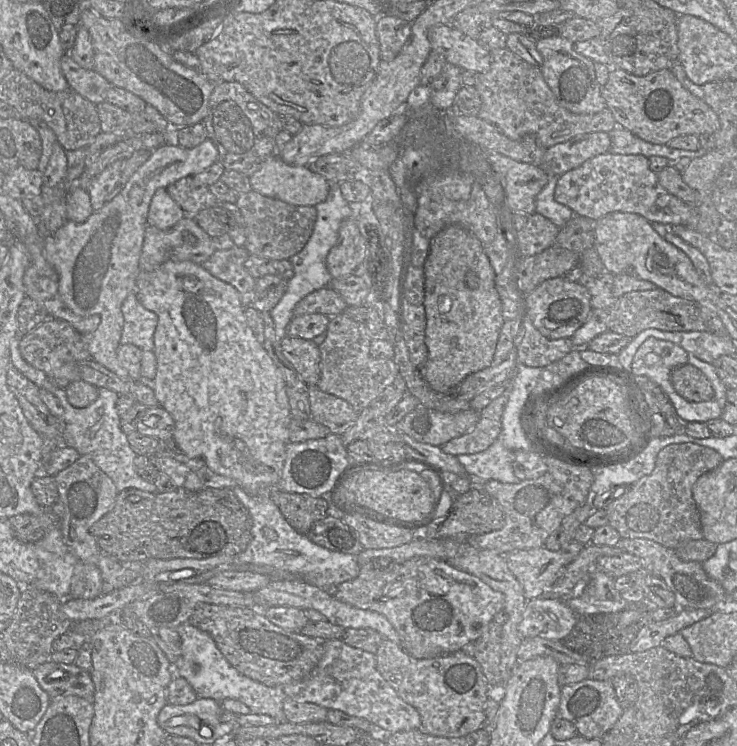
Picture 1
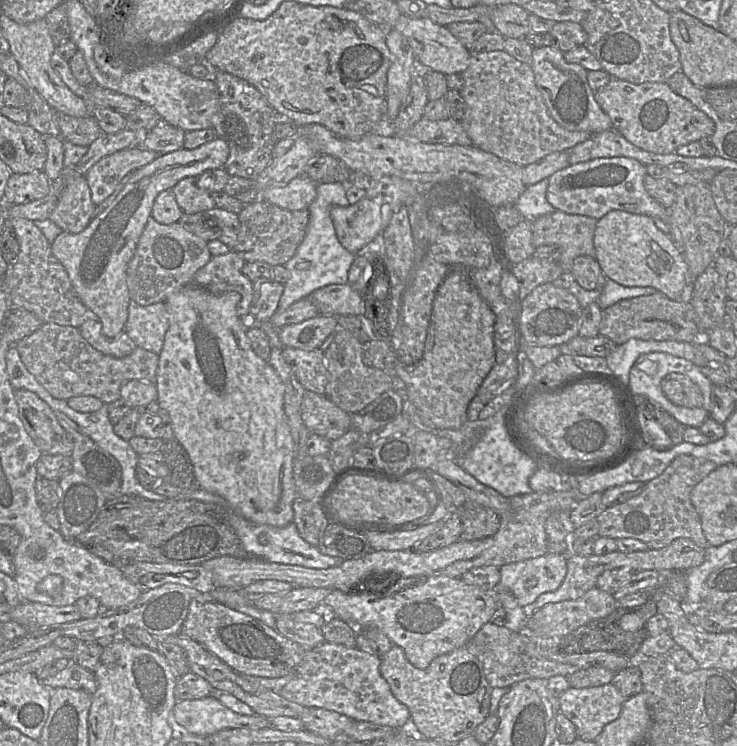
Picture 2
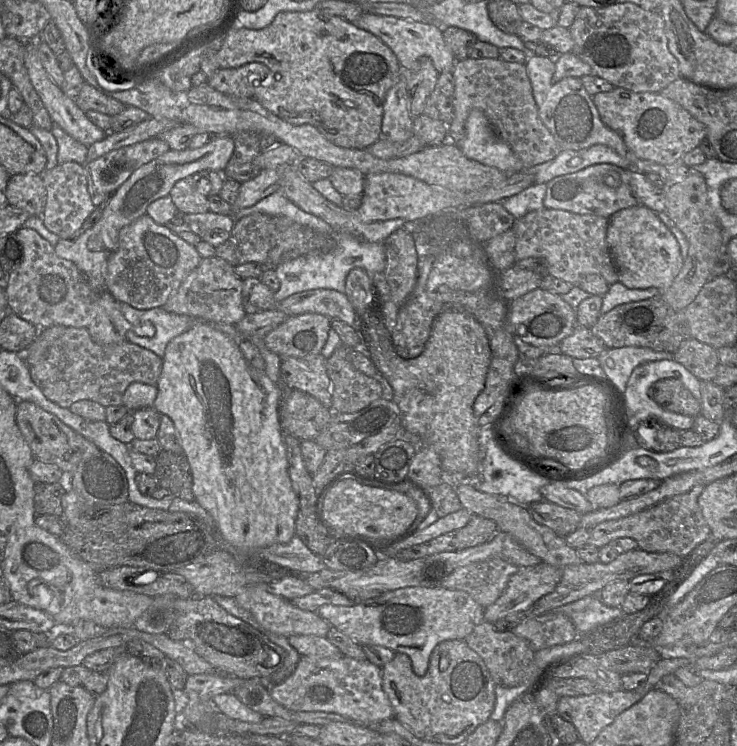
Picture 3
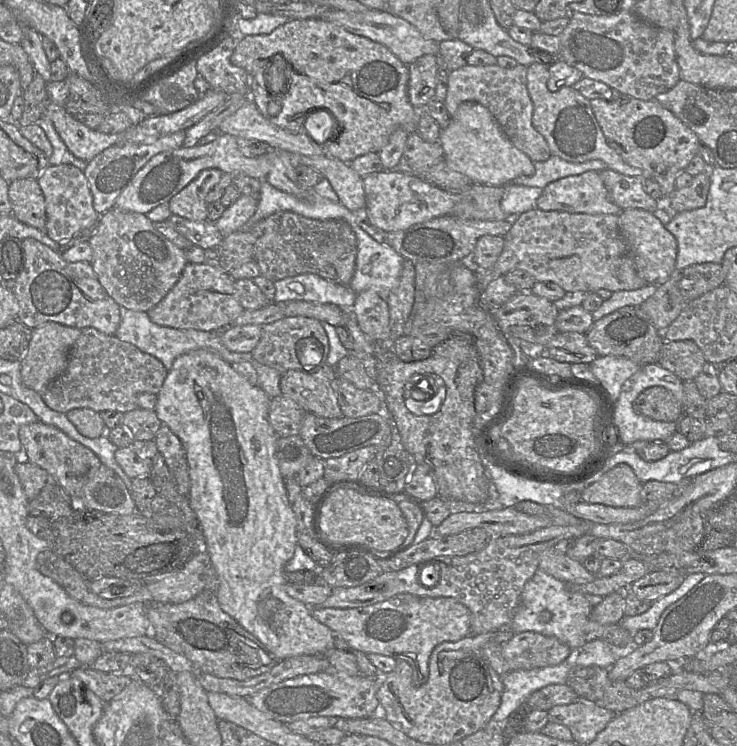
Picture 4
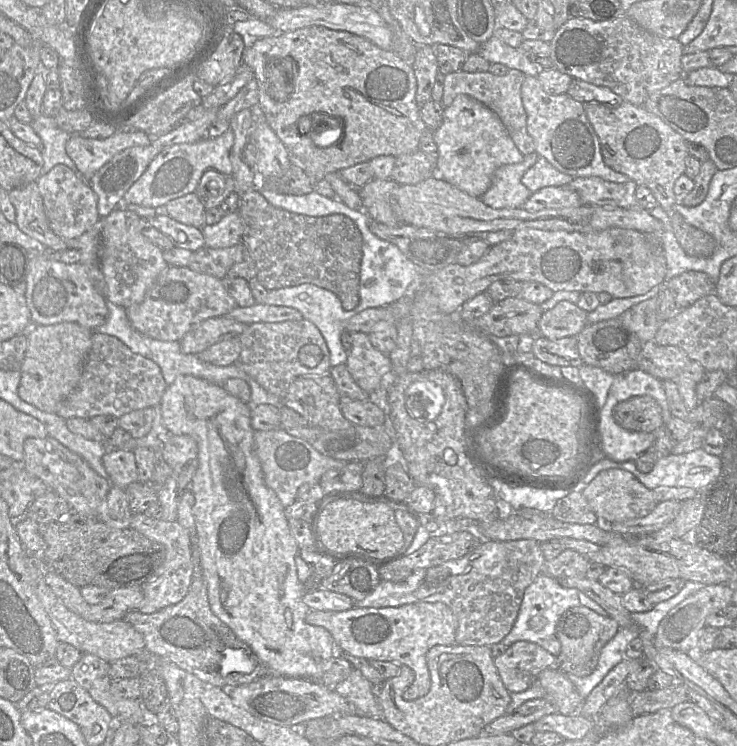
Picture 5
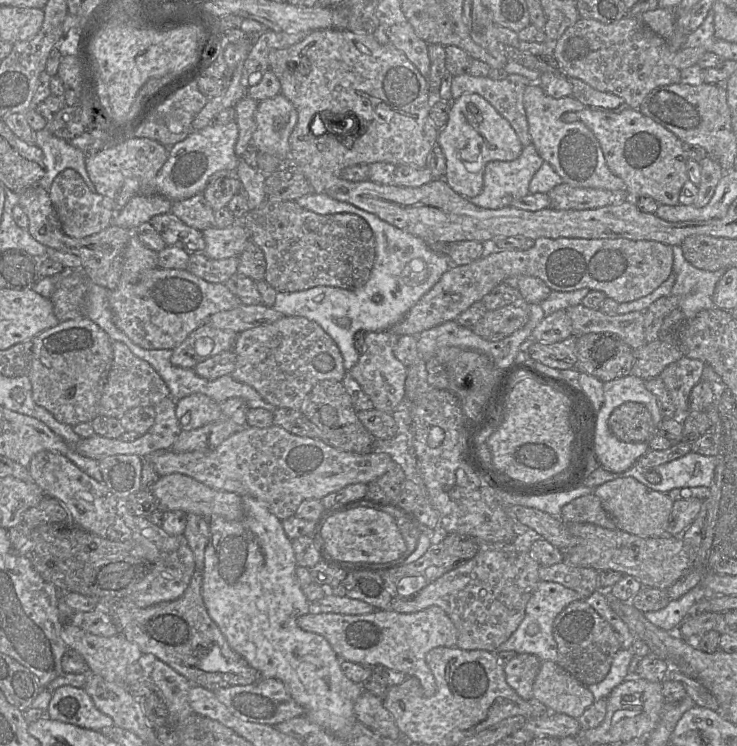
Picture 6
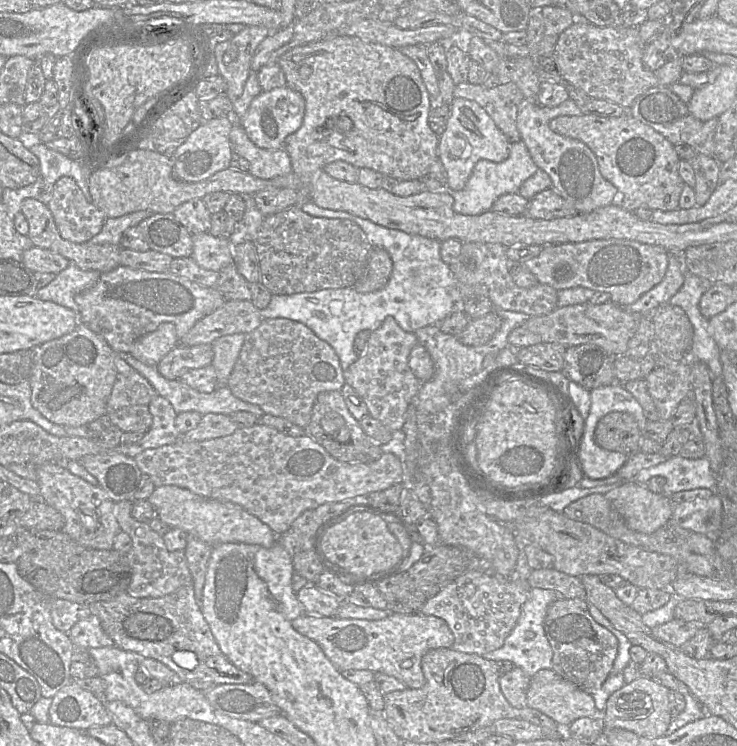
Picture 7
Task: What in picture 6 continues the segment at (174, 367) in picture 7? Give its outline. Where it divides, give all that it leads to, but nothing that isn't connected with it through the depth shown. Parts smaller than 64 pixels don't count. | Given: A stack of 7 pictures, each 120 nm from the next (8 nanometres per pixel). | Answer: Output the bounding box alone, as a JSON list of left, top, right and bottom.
[170,323,238,368]

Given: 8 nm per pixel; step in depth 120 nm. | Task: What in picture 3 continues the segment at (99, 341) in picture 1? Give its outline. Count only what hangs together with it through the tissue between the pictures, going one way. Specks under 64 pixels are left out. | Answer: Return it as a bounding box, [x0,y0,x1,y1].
[54,135,234,290]

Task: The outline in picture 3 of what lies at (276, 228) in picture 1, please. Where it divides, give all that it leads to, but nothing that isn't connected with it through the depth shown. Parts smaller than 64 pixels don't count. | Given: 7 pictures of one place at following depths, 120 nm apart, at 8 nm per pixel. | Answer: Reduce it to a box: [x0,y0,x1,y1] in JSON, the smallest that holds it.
[215,212,274,268]

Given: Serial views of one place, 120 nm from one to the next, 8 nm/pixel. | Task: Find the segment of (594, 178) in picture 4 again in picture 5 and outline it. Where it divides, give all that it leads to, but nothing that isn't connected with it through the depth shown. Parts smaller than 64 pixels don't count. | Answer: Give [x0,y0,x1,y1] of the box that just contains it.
[523,185,582,211]

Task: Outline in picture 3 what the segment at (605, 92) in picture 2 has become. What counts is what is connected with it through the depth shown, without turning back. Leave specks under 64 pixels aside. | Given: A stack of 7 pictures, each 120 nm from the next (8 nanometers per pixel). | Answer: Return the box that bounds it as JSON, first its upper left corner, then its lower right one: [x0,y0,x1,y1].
[592,87,706,167]

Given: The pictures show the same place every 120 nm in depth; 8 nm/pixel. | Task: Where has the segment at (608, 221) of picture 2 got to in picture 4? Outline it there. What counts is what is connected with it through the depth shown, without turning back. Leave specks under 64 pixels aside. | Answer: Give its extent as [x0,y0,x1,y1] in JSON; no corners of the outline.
[619,208,677,285]

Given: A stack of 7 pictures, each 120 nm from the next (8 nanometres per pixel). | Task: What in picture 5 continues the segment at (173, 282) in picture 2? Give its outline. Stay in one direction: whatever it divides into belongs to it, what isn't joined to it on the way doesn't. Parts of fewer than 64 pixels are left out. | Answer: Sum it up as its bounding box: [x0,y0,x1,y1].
[100,209,167,308]

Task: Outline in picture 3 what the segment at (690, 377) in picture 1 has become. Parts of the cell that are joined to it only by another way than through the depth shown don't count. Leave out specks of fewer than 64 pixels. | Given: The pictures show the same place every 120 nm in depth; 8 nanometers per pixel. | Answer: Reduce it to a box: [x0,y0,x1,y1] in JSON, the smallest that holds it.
[647,378,701,417]

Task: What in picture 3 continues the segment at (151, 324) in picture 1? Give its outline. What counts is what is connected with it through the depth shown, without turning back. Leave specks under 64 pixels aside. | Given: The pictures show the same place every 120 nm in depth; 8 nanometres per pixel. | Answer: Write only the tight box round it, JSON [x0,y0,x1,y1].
[120,303,196,358]

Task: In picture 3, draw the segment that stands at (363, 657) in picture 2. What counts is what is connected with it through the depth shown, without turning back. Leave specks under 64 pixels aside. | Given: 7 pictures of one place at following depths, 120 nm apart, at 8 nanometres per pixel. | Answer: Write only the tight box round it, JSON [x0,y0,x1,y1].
[269,655,394,726]

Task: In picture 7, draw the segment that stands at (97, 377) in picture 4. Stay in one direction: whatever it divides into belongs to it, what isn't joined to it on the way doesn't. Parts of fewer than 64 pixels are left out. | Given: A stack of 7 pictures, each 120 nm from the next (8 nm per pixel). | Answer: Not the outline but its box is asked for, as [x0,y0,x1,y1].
[107,354,157,412]

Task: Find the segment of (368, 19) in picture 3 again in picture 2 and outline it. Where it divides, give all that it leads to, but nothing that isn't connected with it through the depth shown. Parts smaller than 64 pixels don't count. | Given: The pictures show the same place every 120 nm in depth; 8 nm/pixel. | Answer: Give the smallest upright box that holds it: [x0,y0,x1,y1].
[393,14,472,76]

